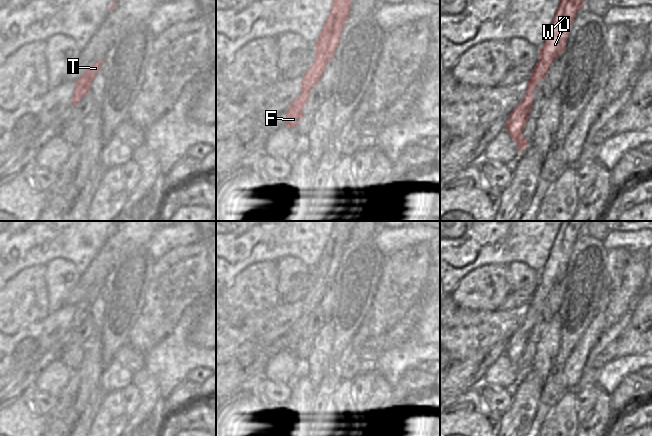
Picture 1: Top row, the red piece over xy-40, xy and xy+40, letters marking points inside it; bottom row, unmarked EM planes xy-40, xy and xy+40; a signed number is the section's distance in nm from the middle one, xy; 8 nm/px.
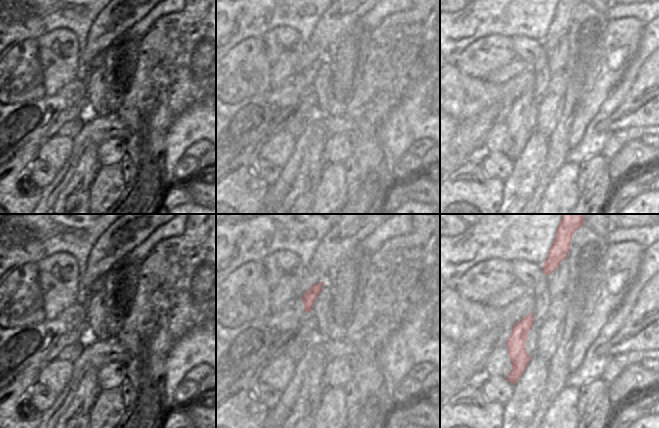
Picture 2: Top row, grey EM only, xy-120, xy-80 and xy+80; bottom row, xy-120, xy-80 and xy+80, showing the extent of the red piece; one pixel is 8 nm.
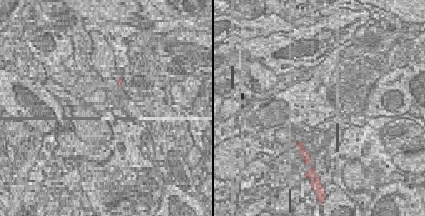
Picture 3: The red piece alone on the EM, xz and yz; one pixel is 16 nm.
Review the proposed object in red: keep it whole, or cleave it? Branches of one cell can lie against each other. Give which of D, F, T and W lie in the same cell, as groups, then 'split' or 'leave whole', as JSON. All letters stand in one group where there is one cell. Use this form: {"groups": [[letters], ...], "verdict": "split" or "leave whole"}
{"groups": [["D", "F", "T", "W"]], "verdict": "leave whole"}

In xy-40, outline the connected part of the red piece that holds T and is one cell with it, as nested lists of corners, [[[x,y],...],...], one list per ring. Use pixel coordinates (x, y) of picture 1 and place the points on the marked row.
[[[104,58],[94,63],[89,67],[83,75],[76,80],[76,88],[74,90],[74,96],[72,98],[72,105],[80,102],[80,100],[90,91],[92,82],[102,67]]]

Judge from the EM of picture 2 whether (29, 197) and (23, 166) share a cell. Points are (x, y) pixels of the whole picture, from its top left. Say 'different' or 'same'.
same

